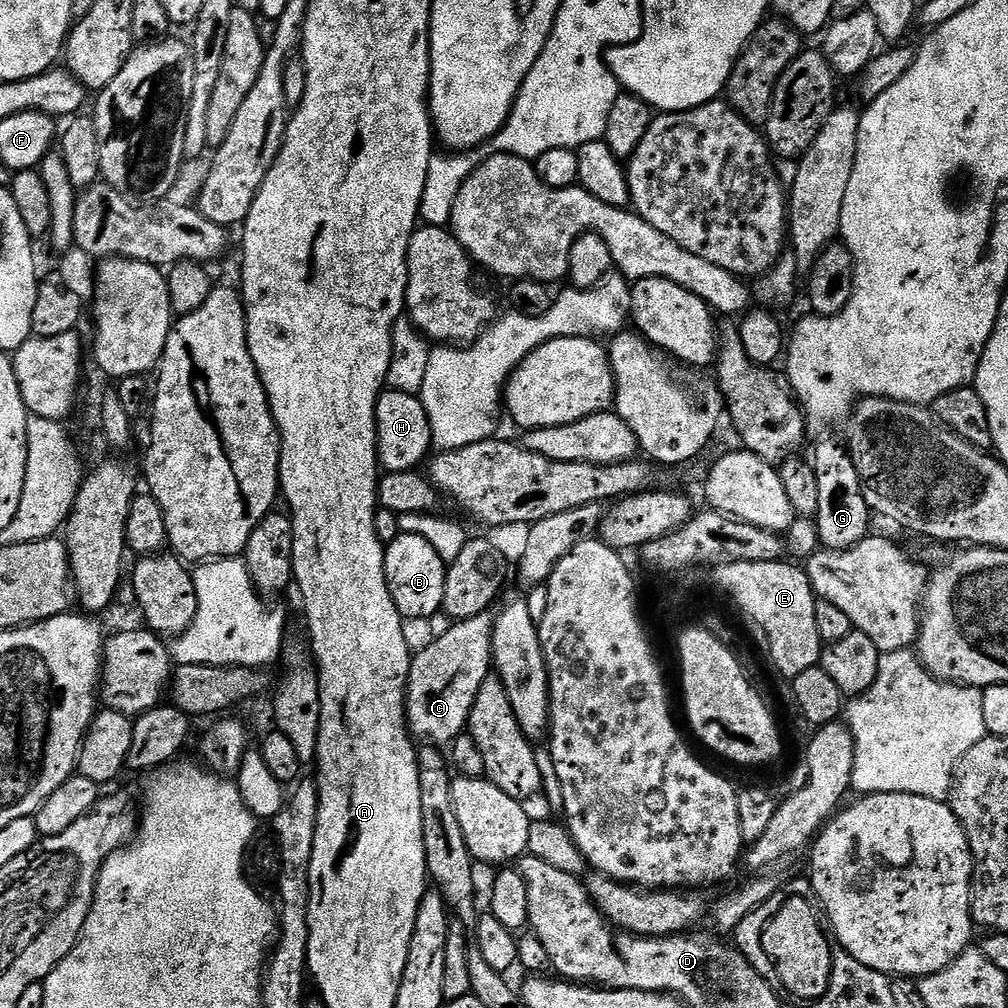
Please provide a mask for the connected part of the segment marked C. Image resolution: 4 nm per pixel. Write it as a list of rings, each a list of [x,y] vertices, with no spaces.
[[[488,614],[455,621],[433,644],[412,656],[405,686],[405,721],[417,741],[448,746],[467,729],[474,698],[490,674],[493,623]]]

